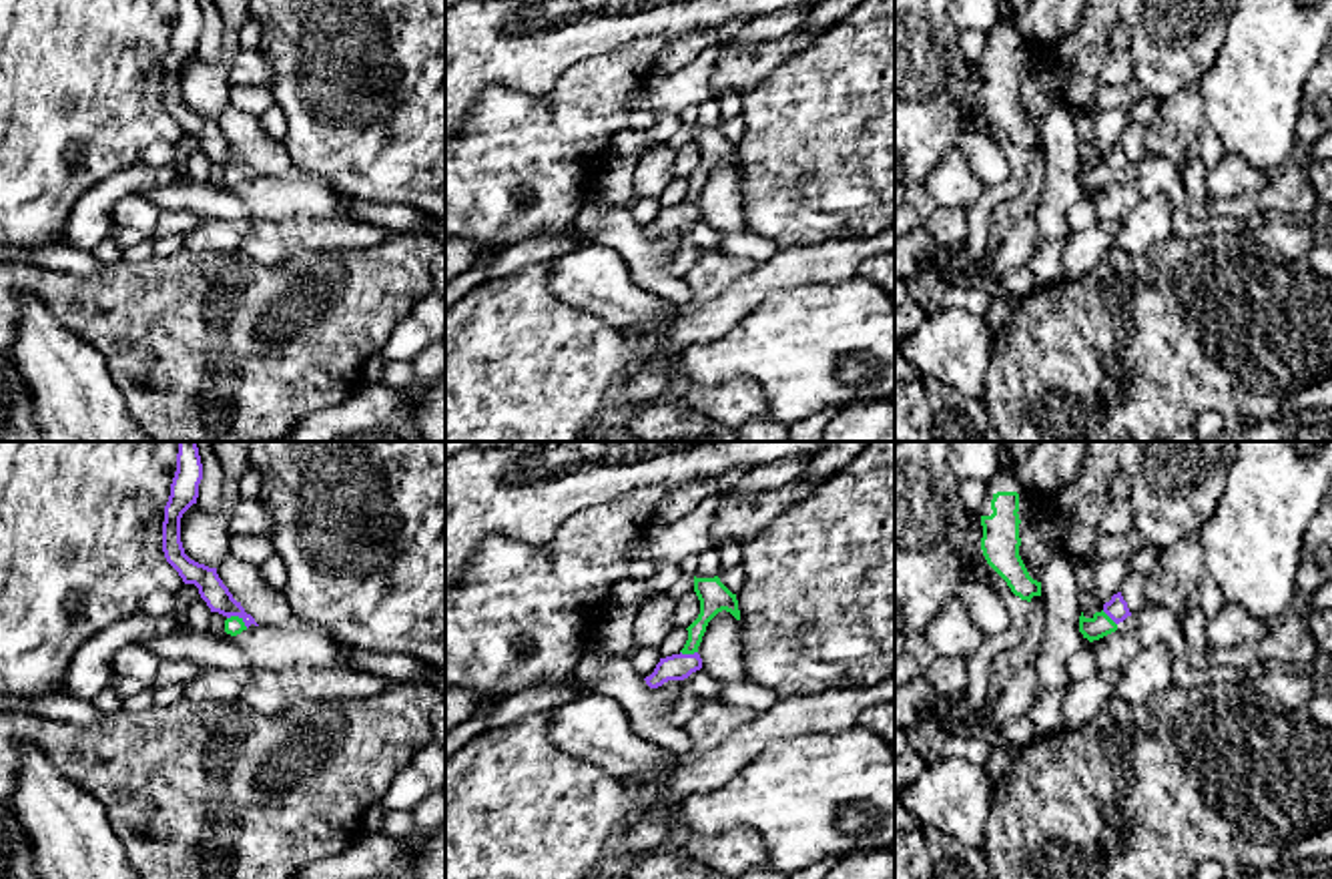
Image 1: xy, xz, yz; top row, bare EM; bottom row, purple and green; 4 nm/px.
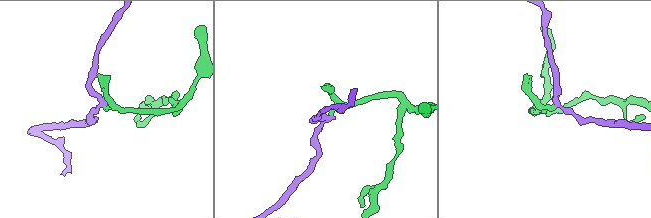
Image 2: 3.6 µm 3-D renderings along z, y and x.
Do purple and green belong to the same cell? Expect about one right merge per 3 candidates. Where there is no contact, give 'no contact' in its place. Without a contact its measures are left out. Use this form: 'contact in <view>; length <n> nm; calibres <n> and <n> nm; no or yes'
contact in xy; length 100 nm; calibres 110 and 70 nm; no

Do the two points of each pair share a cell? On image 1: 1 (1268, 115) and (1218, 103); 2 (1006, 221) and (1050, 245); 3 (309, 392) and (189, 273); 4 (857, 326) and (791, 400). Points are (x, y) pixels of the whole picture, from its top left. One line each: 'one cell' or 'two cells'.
1: one cell
2: two cells
3: one cell
4: one cell

